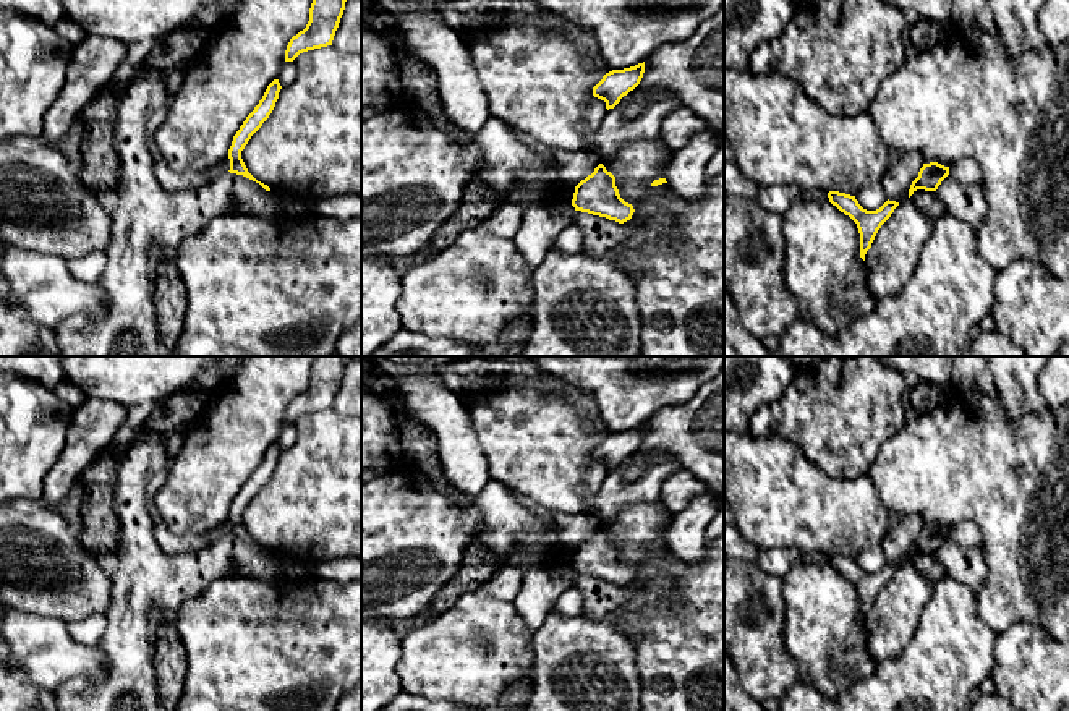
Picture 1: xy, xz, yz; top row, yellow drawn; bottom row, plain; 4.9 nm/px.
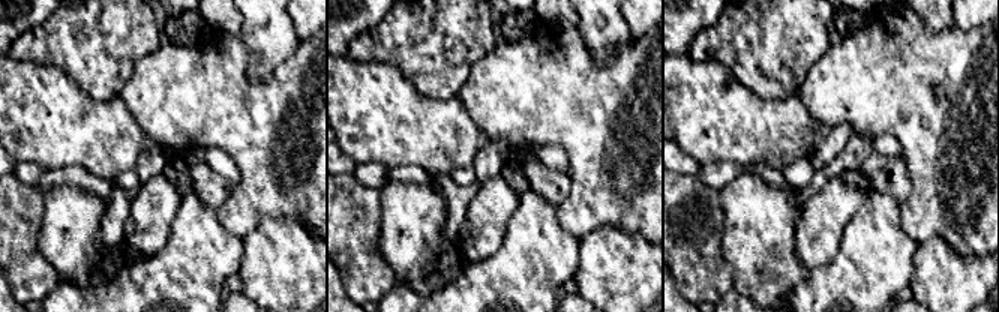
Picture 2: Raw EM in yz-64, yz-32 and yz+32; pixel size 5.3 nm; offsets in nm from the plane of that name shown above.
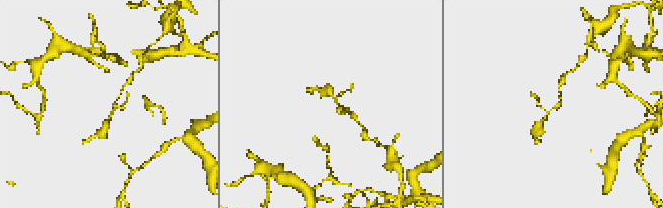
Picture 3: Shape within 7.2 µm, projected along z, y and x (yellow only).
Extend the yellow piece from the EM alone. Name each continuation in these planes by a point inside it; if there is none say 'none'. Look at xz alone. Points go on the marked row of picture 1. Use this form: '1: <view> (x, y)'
none

